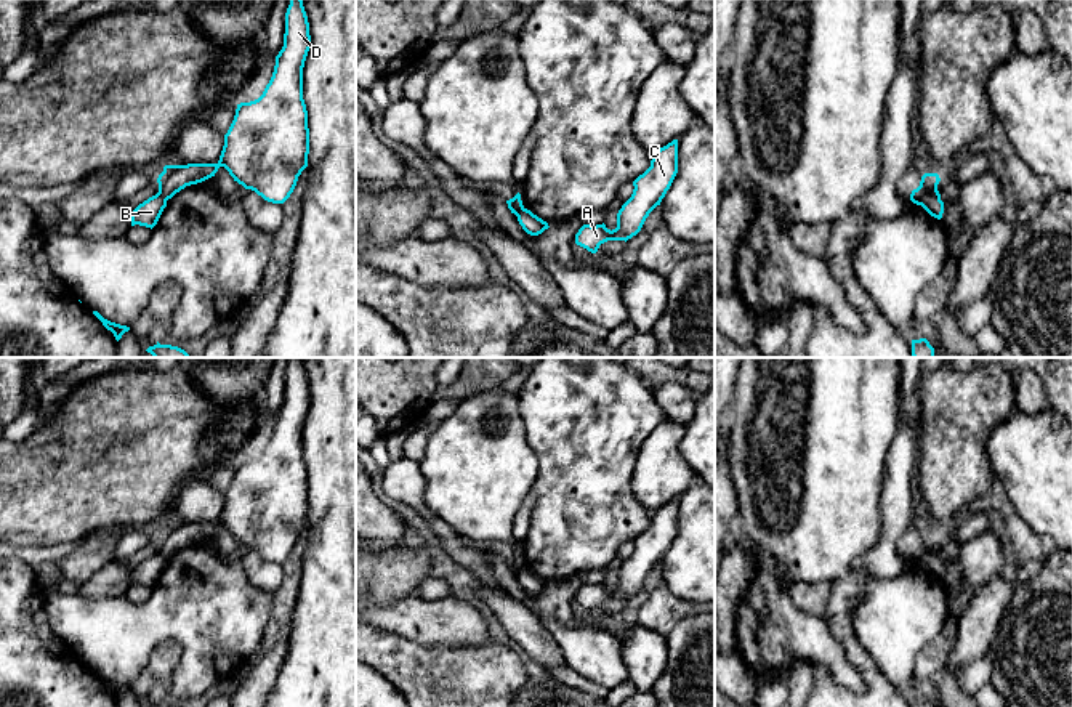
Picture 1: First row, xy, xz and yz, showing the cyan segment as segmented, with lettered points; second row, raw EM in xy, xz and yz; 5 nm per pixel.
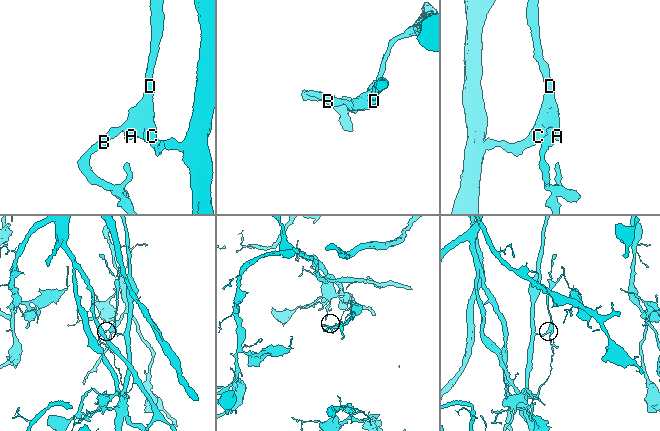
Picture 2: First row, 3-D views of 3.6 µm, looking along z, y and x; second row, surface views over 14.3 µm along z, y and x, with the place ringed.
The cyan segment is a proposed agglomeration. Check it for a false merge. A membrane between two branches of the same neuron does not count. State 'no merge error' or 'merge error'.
merge error

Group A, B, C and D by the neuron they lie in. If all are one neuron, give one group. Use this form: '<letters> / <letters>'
A C D / B

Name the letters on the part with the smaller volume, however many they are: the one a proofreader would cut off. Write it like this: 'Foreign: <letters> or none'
Foreign: A, C, D

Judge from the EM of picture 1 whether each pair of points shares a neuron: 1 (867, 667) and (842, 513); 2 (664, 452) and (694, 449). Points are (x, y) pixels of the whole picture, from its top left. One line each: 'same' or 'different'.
1: same
2: different

